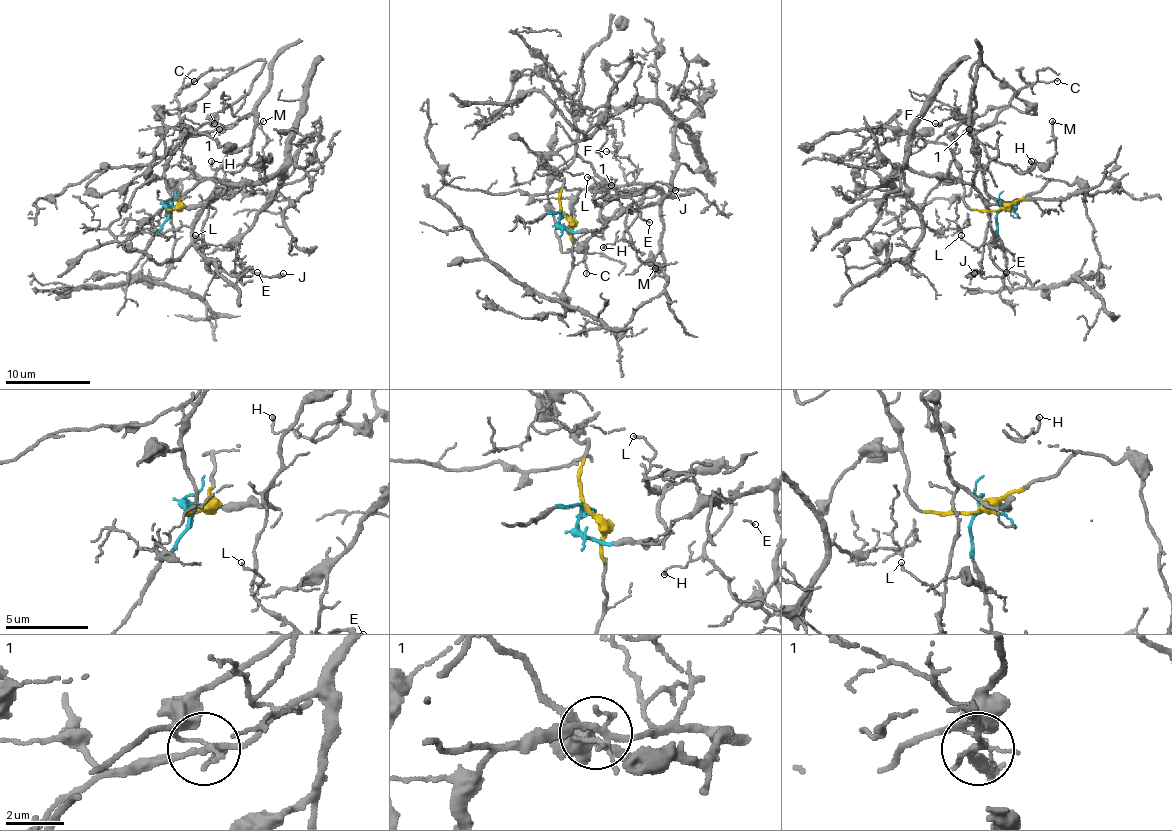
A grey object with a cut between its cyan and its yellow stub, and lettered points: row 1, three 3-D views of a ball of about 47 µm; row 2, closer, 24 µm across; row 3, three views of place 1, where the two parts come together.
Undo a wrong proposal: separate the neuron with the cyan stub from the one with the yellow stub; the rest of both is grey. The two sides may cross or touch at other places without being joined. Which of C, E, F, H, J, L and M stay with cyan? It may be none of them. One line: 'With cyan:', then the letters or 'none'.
With cyan: C, E, F, H, J, L, M

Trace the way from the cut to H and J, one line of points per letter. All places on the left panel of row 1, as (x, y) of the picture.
H: (171, 209), (211, 207), (222, 161), (252, 144), (233, 171), (214, 169), (211, 161)
J: (171, 209), (167, 207), (211, 207), (209, 199), (201, 243), (207, 258), (230, 275), (283, 273)

